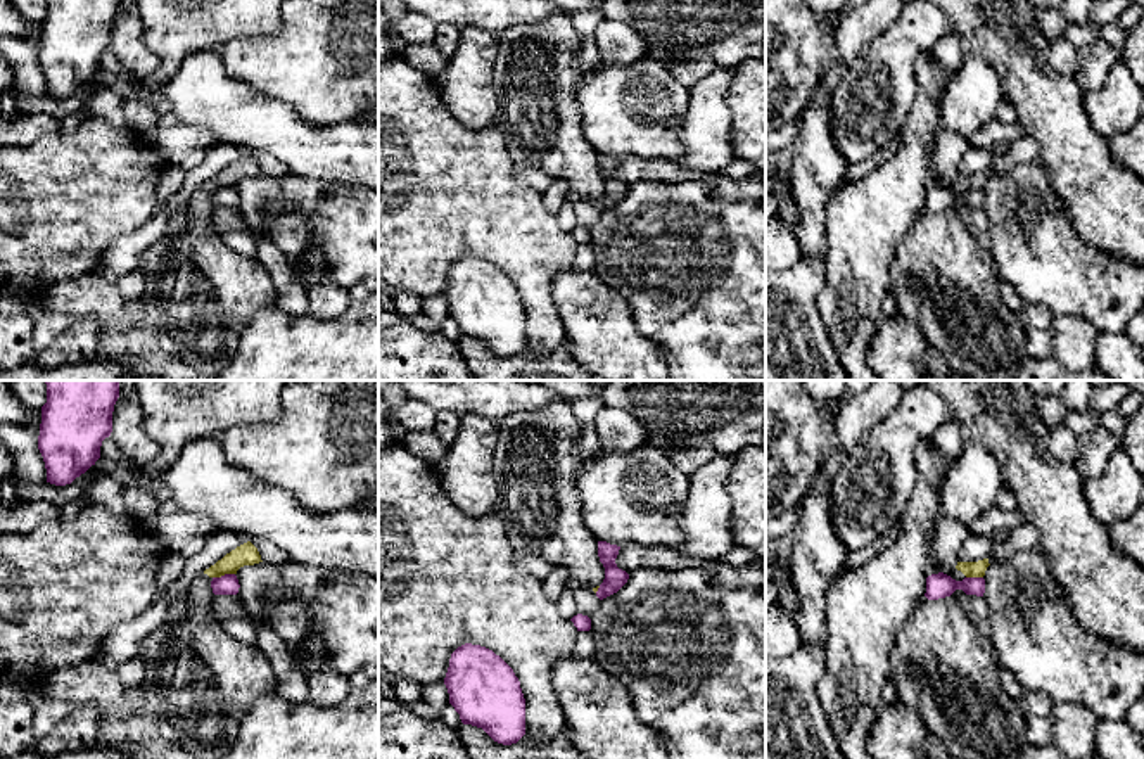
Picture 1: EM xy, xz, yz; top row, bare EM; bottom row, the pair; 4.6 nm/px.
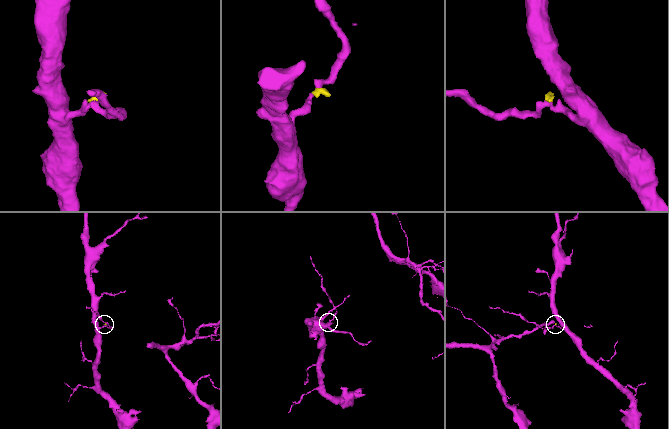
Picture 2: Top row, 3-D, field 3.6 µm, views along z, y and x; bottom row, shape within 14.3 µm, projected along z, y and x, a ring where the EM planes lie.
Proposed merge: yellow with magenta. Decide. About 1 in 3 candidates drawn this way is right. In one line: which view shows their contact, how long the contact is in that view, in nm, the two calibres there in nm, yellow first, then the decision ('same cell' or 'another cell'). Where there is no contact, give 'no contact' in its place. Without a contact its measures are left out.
meets yellow in xy; contact 110 nm long; 100 nm thick on the yellow side, 100 nm on the other; another cell

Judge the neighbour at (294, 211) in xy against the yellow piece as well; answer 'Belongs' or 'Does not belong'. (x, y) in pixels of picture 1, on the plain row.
Does not belong

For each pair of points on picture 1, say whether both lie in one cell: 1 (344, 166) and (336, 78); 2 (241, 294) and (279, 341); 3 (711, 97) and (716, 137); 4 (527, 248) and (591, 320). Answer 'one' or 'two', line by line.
1: two
2: two
3: one
4: two

